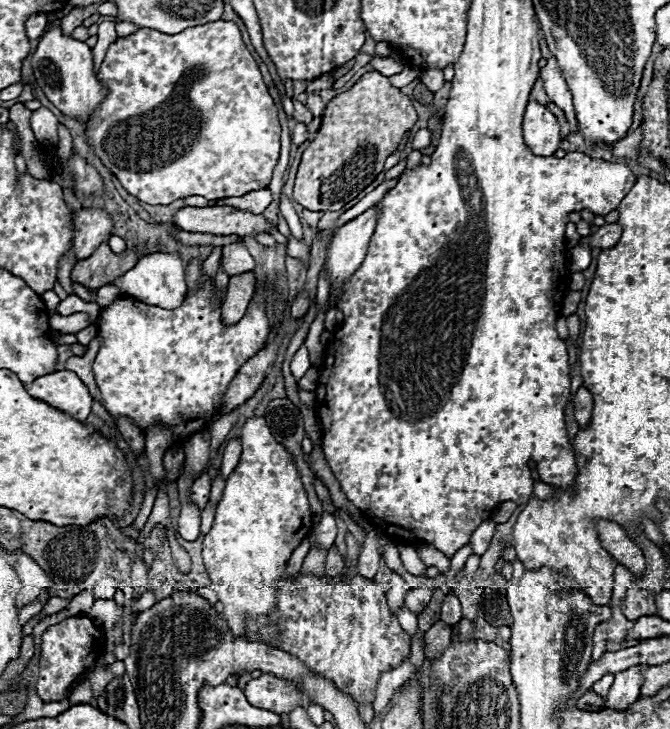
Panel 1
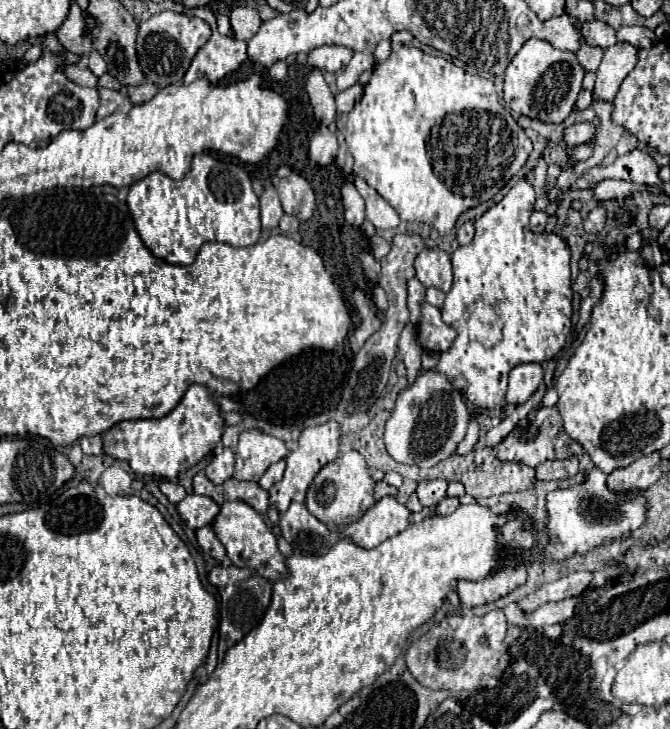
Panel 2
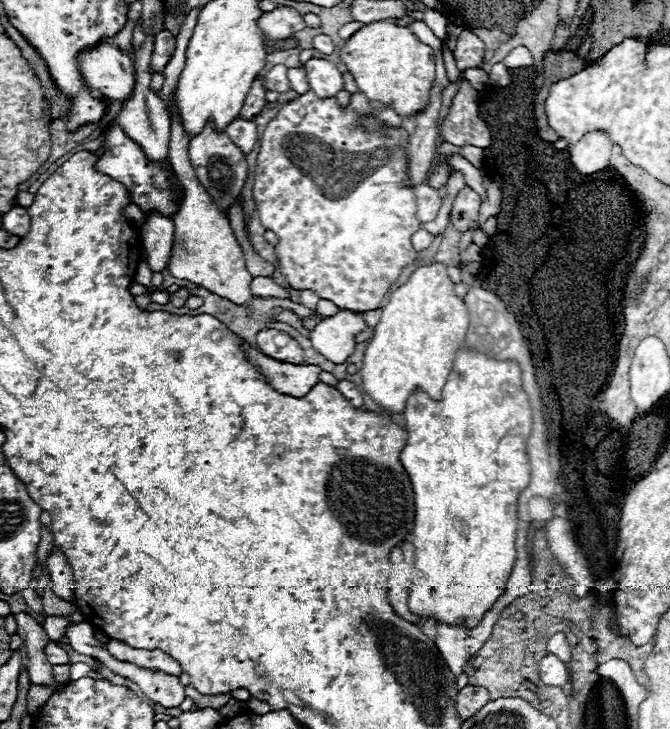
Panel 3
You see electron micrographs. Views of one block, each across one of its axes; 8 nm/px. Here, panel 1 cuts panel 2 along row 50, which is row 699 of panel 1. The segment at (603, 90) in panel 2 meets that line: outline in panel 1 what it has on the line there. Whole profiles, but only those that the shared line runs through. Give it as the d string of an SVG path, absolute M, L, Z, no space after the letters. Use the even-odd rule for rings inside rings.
M640 664L640 666L632 666L624 672L616 674L616 680L606 696L606 704L604 708L612 708L612 710L626 710L630 704L634 704L640 696L640 688L644 684L644 668L648 668L648 664Z

